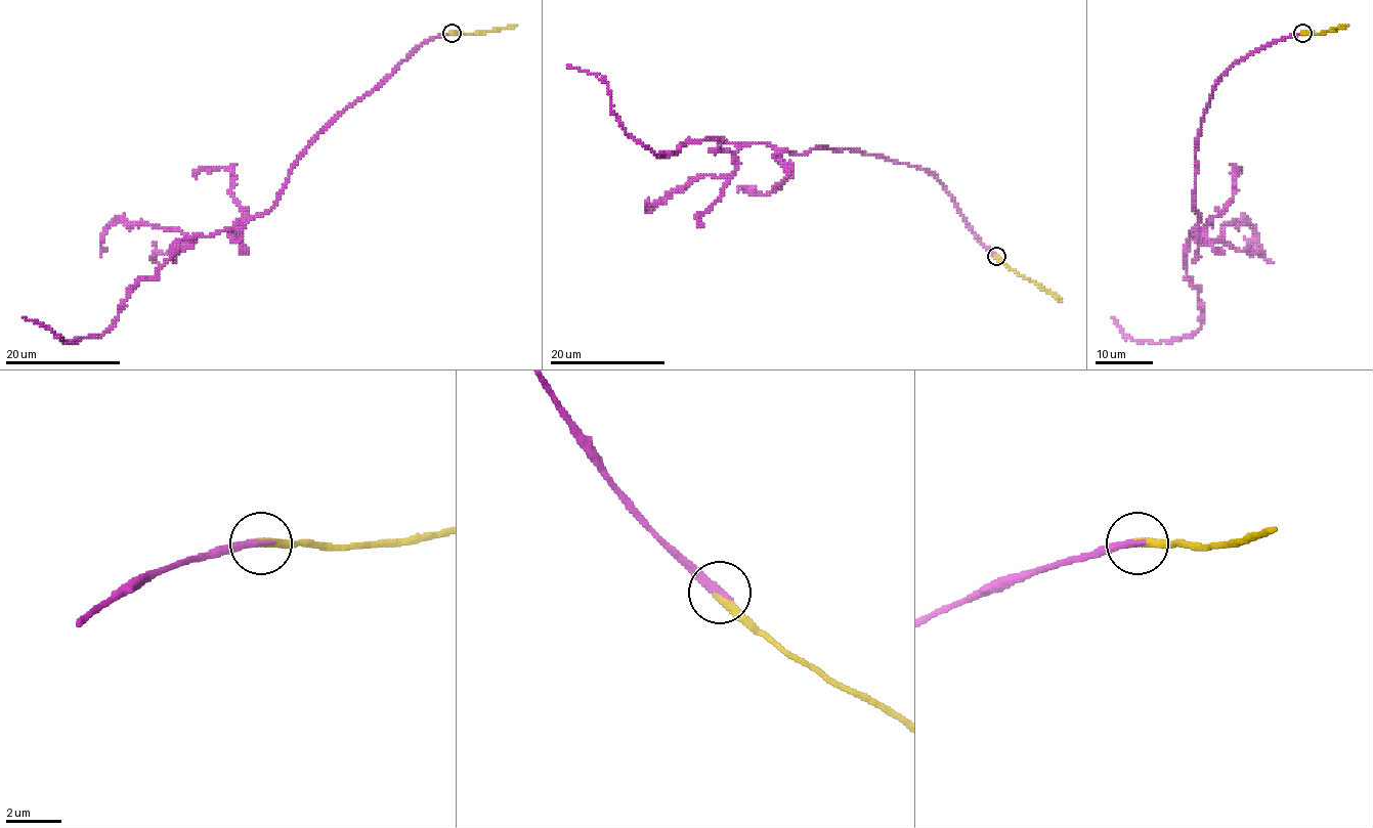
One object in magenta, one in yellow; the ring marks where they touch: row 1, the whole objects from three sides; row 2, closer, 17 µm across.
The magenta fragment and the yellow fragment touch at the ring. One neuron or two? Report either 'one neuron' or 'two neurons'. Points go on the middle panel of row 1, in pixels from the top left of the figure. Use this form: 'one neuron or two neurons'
one neuron

